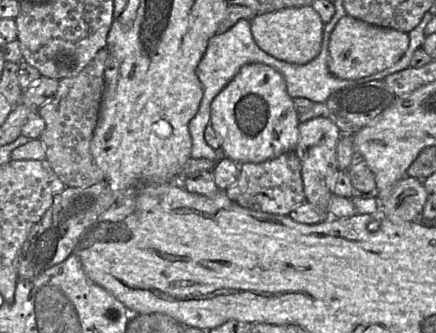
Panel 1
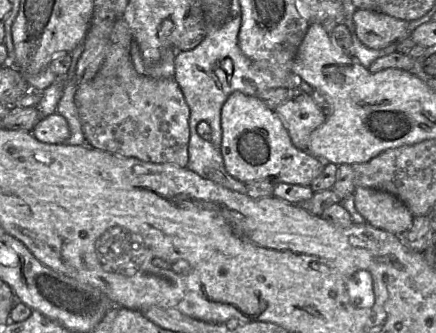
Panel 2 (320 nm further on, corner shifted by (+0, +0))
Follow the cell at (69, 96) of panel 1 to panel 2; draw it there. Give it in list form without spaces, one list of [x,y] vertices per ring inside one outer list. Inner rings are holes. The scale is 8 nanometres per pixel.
[[[119,17],[112,26],[109,47],[99,71],[76,88],[74,103],[86,144],[144,162],[186,168],[190,110],[183,93],[173,77],[154,78],[138,73],[130,58],[131,46],[131,31]]]

